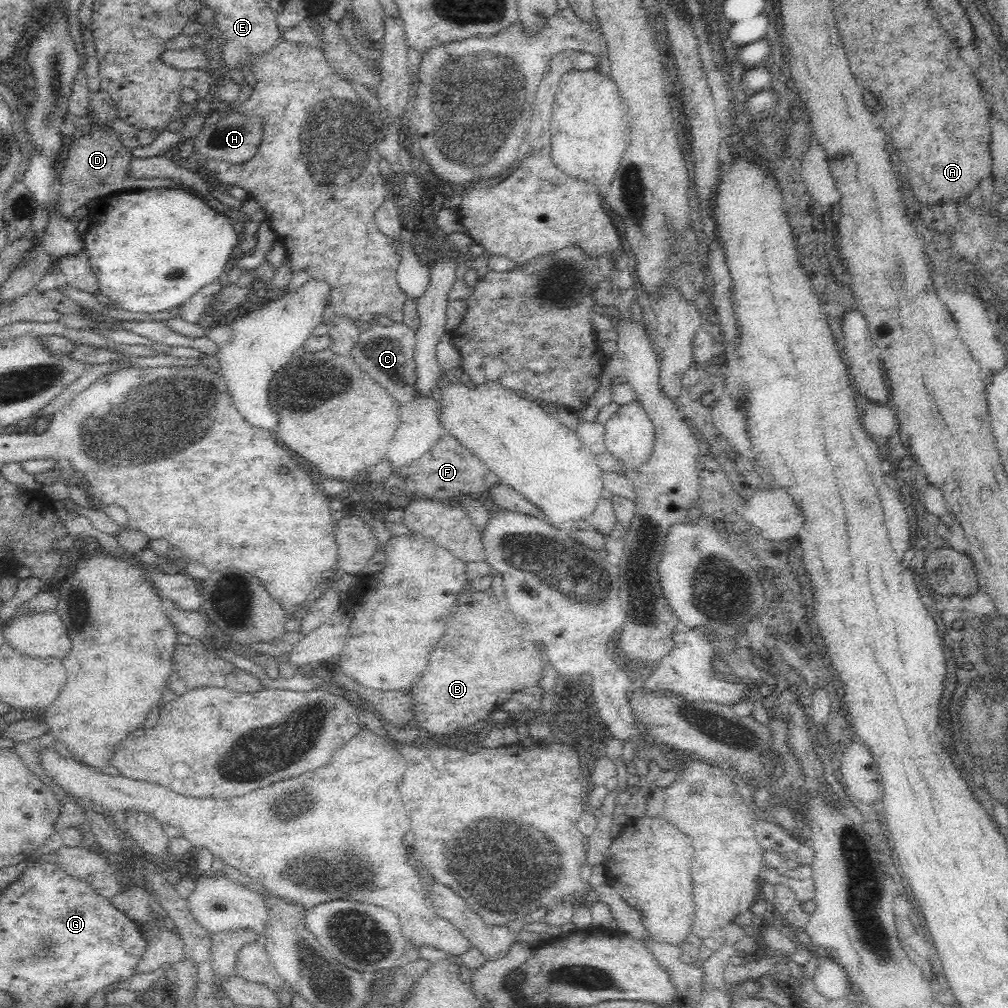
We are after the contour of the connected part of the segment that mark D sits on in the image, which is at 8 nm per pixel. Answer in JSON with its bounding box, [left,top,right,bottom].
[56,87,259,235]

